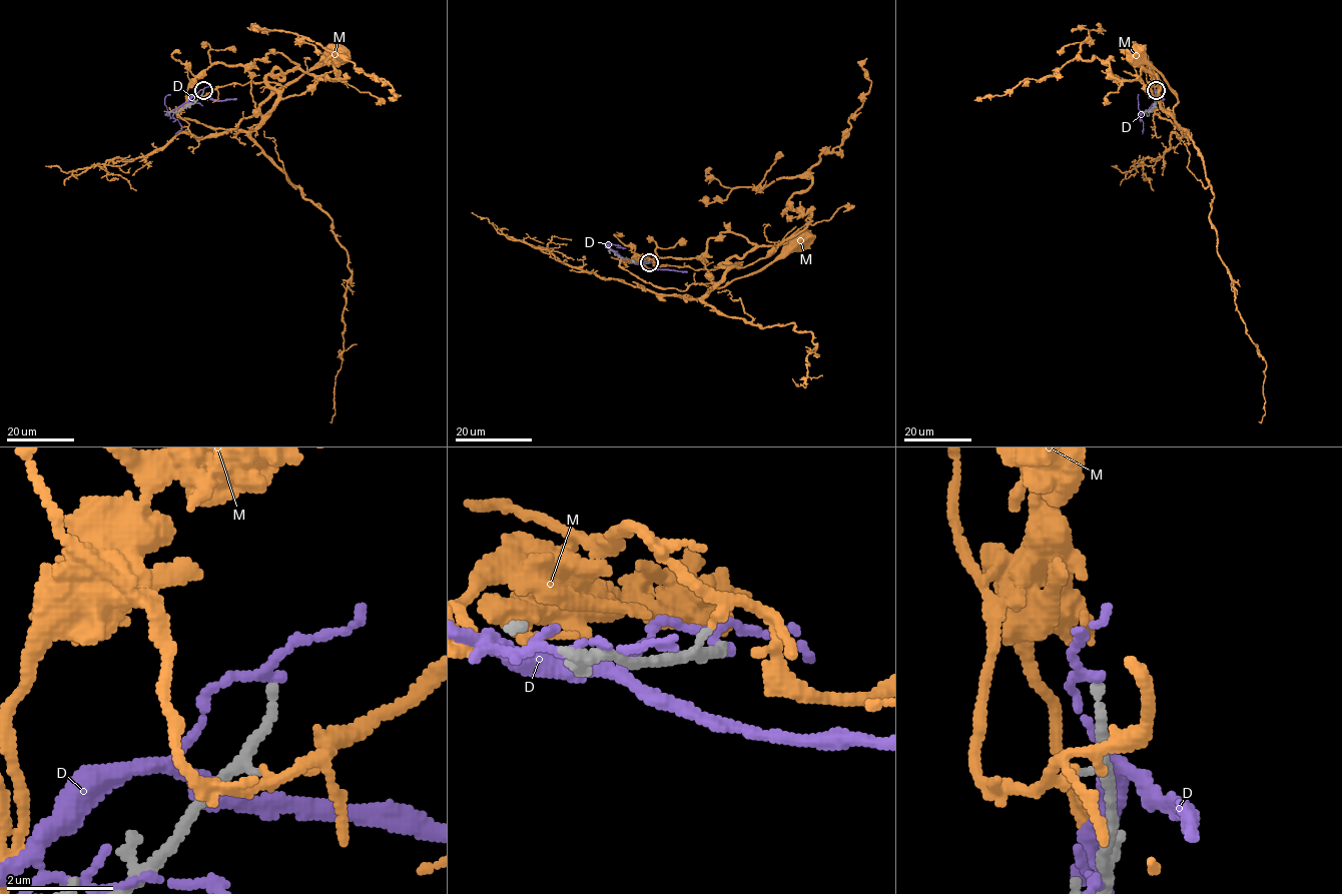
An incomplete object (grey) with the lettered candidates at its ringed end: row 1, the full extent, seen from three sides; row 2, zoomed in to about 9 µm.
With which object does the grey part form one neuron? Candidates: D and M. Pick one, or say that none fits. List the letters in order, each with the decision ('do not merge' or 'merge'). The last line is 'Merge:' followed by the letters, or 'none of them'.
D: do not merge
M: do not merge
Merge: none of them

